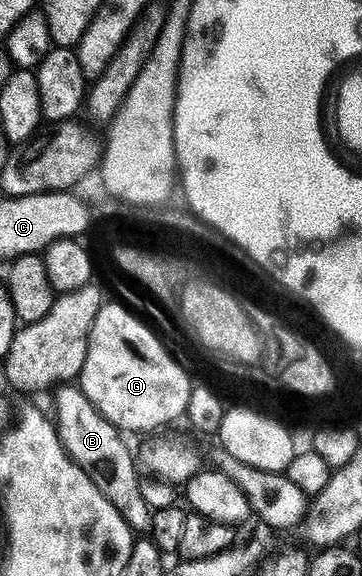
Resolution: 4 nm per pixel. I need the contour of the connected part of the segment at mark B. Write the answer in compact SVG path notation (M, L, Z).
M63 384L56 389L55 425L60 442L70 458L87 472L90 480L99 488L99 492L111 501L111 504L123 516L125 522L136 535L149 536L154 530L153 511L142 498L142 479L135 466L135 458L127 446L127 441L117 426L110 424L95 408L87 396L75 384Z

